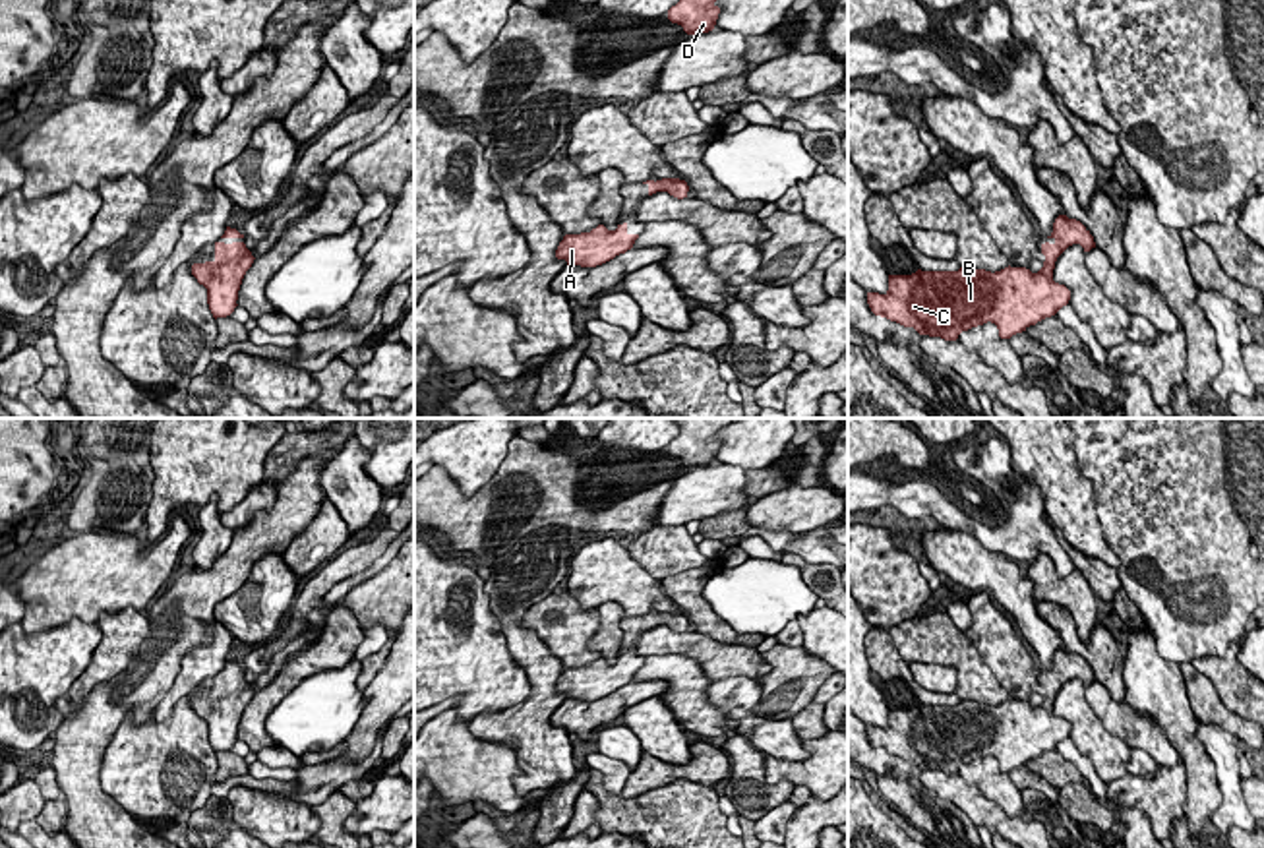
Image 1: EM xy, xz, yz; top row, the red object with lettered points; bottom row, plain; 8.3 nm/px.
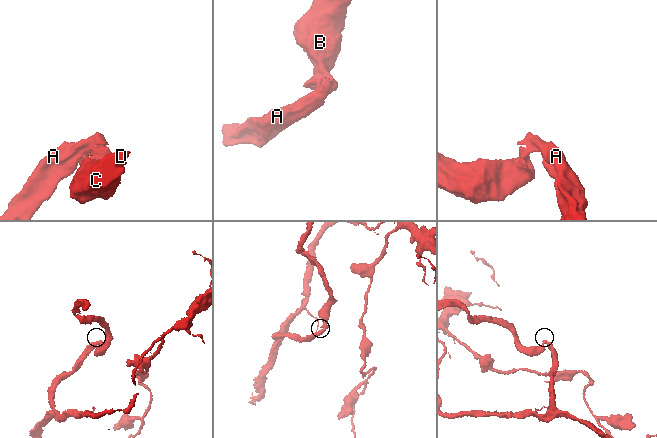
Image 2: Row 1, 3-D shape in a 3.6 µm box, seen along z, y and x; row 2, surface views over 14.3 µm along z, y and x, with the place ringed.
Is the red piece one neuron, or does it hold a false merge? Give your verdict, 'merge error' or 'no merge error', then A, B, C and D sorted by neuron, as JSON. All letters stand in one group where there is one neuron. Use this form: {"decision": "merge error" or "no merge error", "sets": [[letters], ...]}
{"decision": "no merge error", "sets": [["A", "B", "C", "D"]]}

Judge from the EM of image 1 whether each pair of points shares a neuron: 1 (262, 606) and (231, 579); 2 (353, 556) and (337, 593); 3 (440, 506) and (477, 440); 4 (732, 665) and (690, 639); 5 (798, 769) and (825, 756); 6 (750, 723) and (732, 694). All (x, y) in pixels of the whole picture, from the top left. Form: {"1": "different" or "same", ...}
{"1": "different", "2": "different", "3": "different", "4": "same", "5": "same", "6": "different"}

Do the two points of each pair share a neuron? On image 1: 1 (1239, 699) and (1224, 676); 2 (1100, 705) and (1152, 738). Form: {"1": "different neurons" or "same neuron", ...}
{"1": "same neuron", "2": "same neuron"}

